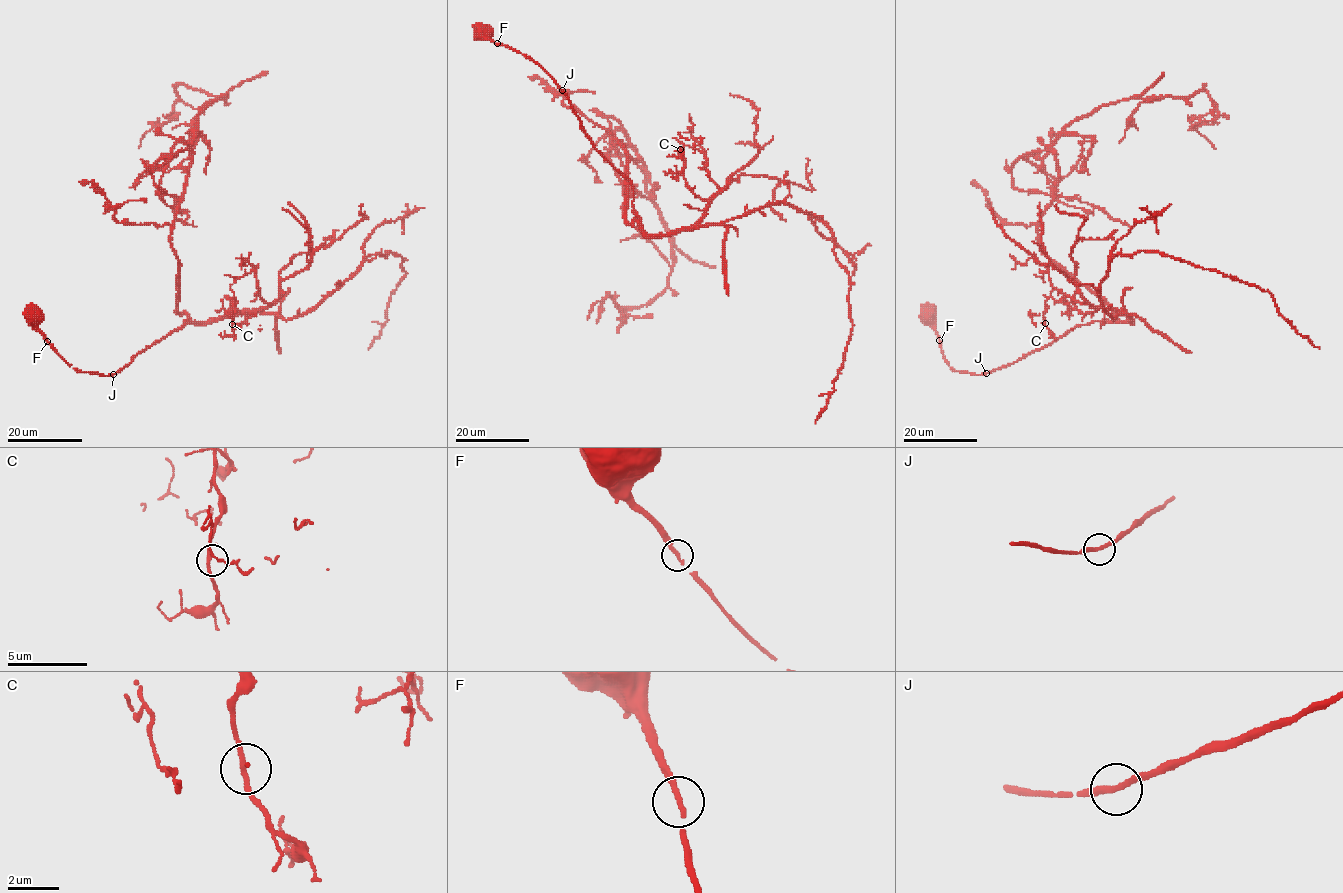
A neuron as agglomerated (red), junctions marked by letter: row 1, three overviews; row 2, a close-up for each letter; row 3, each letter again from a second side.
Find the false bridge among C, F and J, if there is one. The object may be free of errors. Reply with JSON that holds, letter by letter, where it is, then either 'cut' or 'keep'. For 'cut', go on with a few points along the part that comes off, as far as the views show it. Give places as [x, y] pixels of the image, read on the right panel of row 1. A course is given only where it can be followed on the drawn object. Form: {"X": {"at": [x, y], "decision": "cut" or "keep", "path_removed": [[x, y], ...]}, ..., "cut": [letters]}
{"C": {"at": [1045, 323], "decision": "keep"}, "F": {"at": [939, 340], "decision": "keep"}, "J": {"at": [986, 373], "decision": "keep"}, "cut": []}

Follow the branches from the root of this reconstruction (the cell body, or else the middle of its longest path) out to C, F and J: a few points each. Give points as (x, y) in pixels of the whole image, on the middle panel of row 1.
C: (481, 30), (553, 80), (629, 181), (650, 236), (691, 229), (707, 204), (686, 183), (680, 149)
F: (481, 30), (481, 26), (482, 33), (497, 44)
J: (481, 30), (481, 26), (482, 33), (494, 43), (529, 57), (562, 90)

